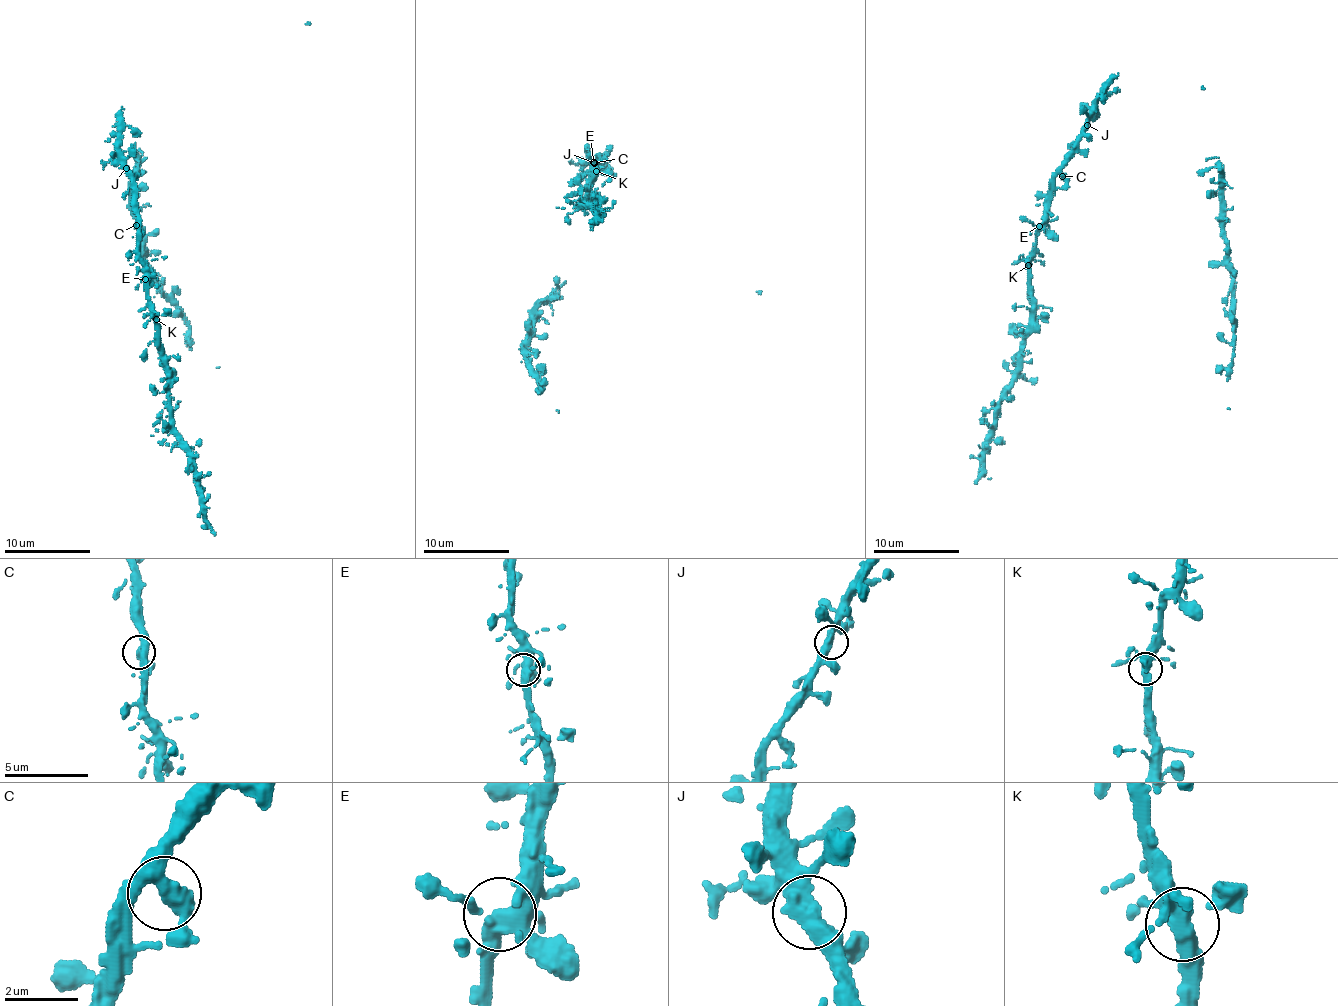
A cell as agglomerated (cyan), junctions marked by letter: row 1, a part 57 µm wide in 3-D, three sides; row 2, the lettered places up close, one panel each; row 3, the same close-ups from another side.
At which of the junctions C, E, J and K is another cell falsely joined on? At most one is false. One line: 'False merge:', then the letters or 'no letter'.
False merge: no letter

